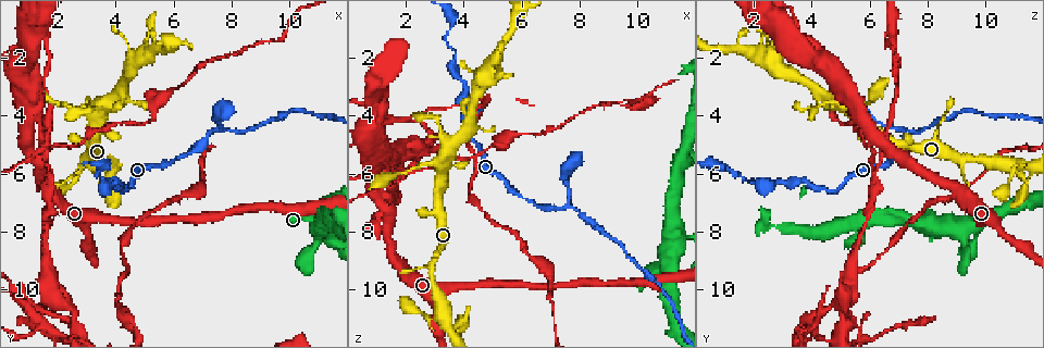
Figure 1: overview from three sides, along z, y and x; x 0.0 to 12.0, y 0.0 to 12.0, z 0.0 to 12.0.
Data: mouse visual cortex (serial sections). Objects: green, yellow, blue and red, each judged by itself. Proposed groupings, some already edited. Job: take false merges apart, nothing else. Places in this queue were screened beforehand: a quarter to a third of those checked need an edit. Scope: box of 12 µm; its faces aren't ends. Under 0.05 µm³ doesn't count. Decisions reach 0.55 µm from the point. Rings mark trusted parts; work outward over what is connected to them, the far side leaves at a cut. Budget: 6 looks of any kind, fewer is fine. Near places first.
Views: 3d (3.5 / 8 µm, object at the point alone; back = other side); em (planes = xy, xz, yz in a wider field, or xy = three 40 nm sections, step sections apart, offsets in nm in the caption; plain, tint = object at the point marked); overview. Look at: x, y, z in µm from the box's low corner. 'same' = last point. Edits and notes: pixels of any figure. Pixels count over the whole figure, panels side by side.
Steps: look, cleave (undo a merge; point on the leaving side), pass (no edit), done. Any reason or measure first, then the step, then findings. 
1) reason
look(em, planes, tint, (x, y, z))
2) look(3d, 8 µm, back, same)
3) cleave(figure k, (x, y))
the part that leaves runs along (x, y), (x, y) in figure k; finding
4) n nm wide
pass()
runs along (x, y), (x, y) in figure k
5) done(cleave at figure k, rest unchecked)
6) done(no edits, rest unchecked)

small branch off a trunk
look(em, xy, step 5, tint, (1.6, 5.3, 6.4))

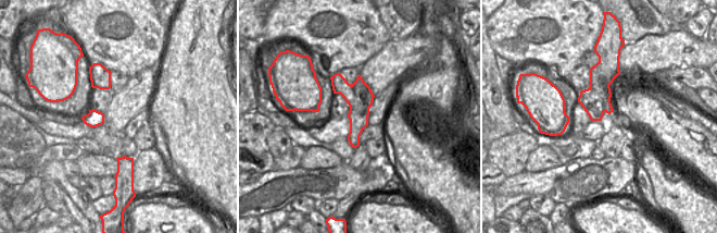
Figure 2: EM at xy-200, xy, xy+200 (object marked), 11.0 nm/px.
look(3d, 3.5 µm, back, same)

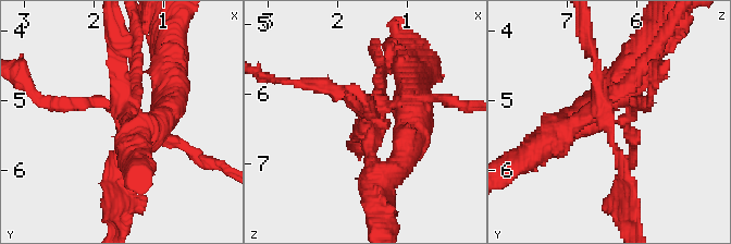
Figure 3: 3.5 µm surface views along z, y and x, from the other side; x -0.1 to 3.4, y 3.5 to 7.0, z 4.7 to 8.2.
cleave(figure 3, (91, 100))
the part that leaves runs along (605, 119), (630, 182), (627, 212) in figure 3; two cells meet here

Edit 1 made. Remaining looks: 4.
see it whole again
look(overview)

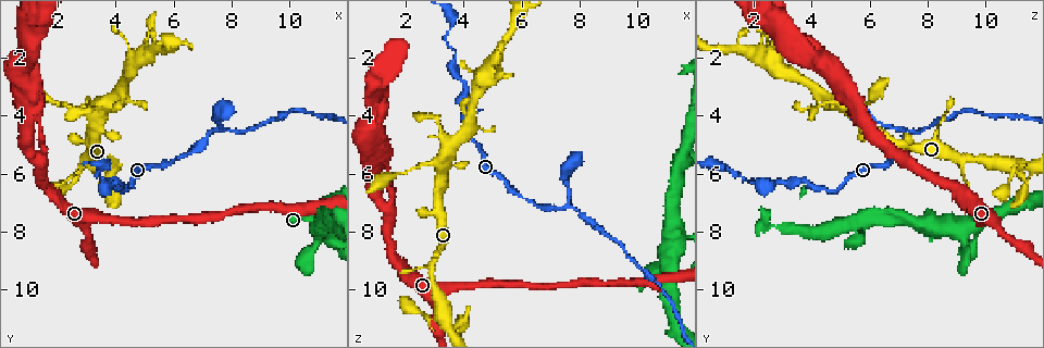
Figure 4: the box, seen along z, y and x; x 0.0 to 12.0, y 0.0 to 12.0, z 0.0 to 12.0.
narrows sharply
look(3d, 8 µm, (4.1, 6.3, 3.8))

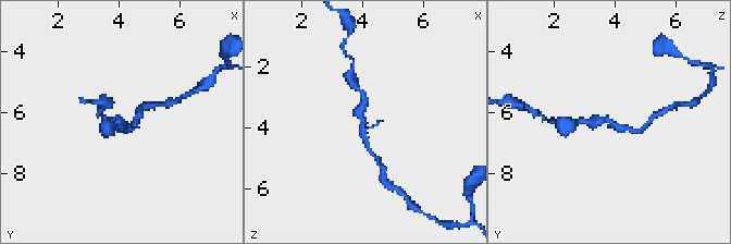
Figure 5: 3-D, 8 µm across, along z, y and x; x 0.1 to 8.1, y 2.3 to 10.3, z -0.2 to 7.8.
look(3d, 3.5 µm, (4.1, 6.4, 3.8))

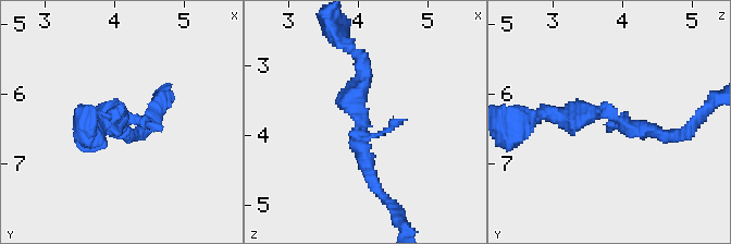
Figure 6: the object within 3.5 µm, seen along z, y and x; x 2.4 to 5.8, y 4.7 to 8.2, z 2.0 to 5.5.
shape alone is not enough
look(em, xy, step 3, tint, (4.00, 6.30, 3.85))

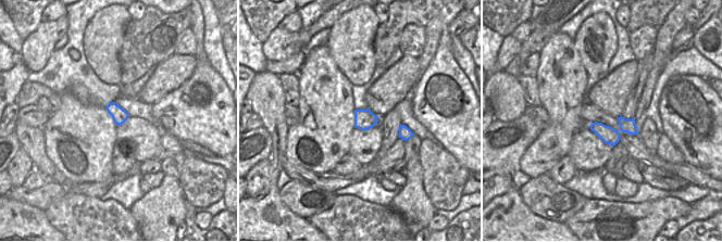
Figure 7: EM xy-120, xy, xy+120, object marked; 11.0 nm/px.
220 nm wide
pass()
runs along (674, 135), (630, 129), (610, 112), (552, 112) in figure 6; continuous, no second cell

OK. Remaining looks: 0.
done(cleave at figure 3, rest unchecked)

